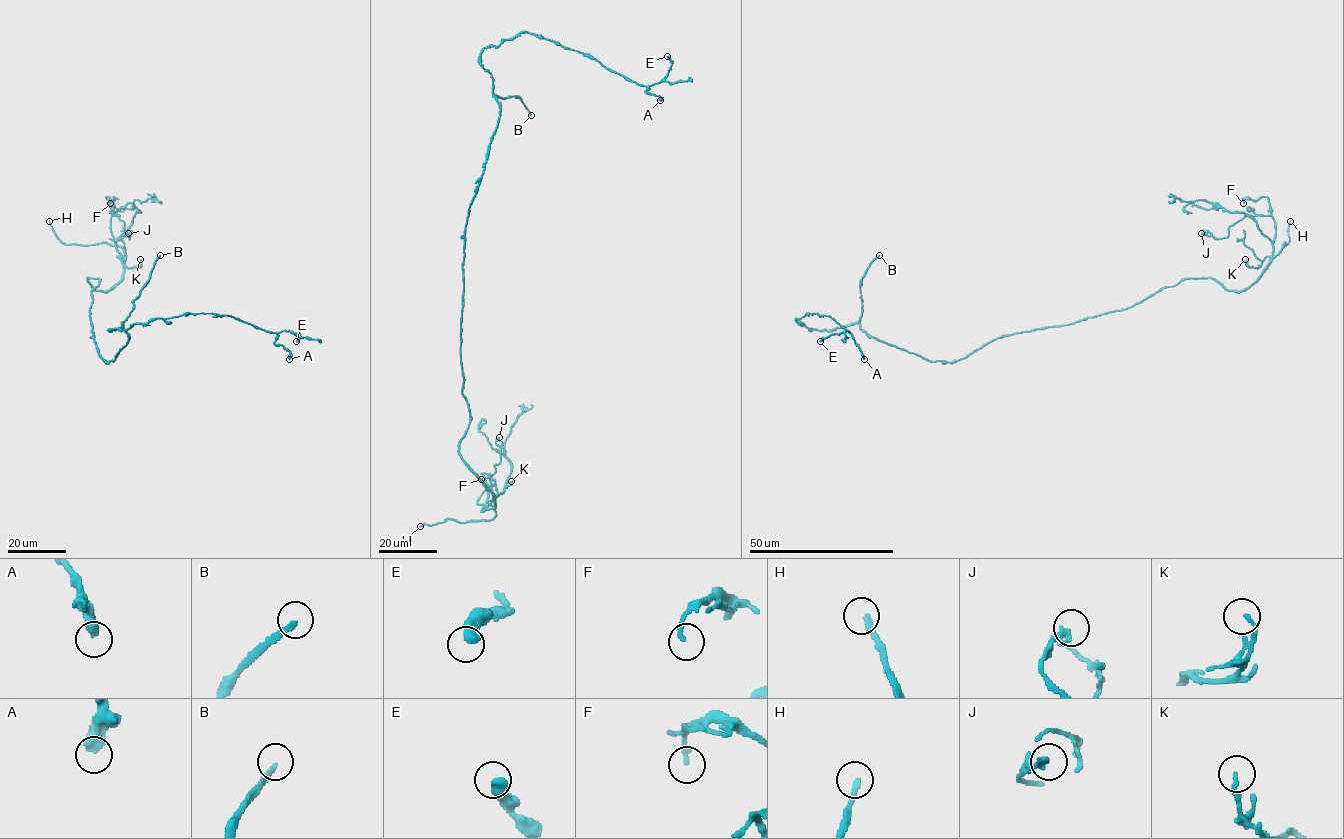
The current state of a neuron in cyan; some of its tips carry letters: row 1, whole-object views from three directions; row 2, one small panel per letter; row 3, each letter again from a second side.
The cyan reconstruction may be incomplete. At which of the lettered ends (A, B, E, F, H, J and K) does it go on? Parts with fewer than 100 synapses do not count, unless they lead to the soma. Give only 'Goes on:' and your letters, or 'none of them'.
Goes on: B, H

